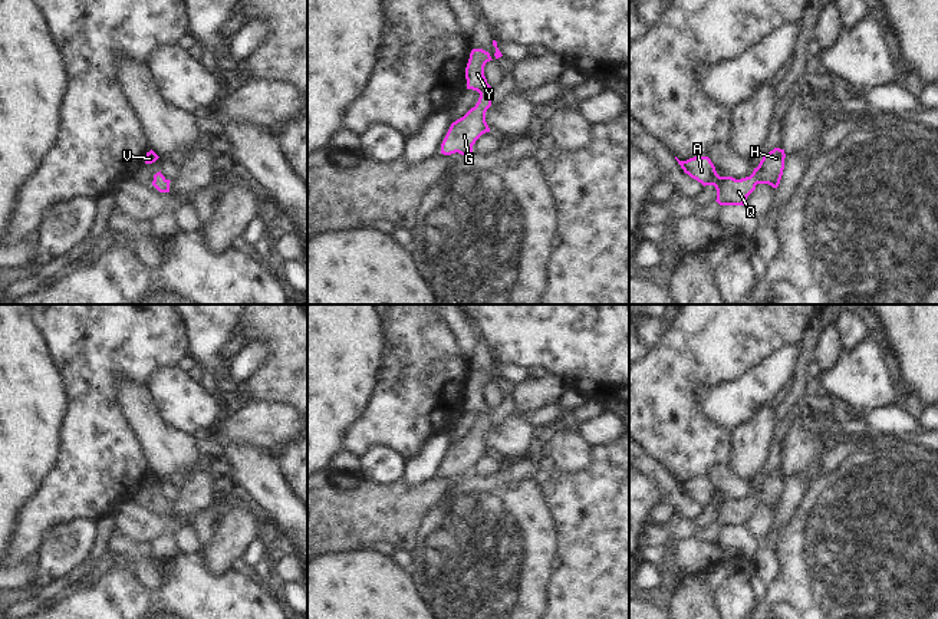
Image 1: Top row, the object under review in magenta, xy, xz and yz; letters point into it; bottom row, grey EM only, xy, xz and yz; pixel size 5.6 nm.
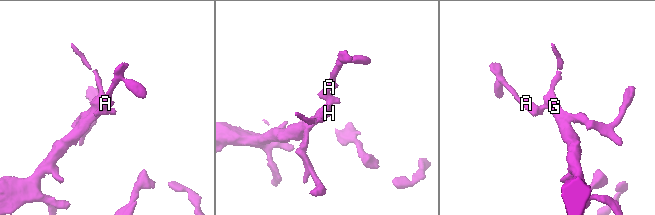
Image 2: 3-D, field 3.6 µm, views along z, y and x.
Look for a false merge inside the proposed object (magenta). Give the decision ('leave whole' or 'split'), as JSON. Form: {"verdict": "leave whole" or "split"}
{"verdict": "leave whole"}

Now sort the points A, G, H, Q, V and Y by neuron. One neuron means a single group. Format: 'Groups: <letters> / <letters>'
Groups: A G H Q V Y.

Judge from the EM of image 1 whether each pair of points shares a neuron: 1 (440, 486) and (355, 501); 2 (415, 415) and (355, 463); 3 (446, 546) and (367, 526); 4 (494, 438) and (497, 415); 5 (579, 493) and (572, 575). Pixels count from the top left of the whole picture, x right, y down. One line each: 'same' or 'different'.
1: same
2: different
3: different
4: different
5: same

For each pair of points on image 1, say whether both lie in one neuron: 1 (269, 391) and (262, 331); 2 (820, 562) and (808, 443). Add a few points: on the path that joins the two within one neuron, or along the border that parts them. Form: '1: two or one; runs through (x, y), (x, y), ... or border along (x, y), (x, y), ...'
1: one; runs through (276, 377), (276, 345)
2: two; border along (818, 476), (812, 483)

